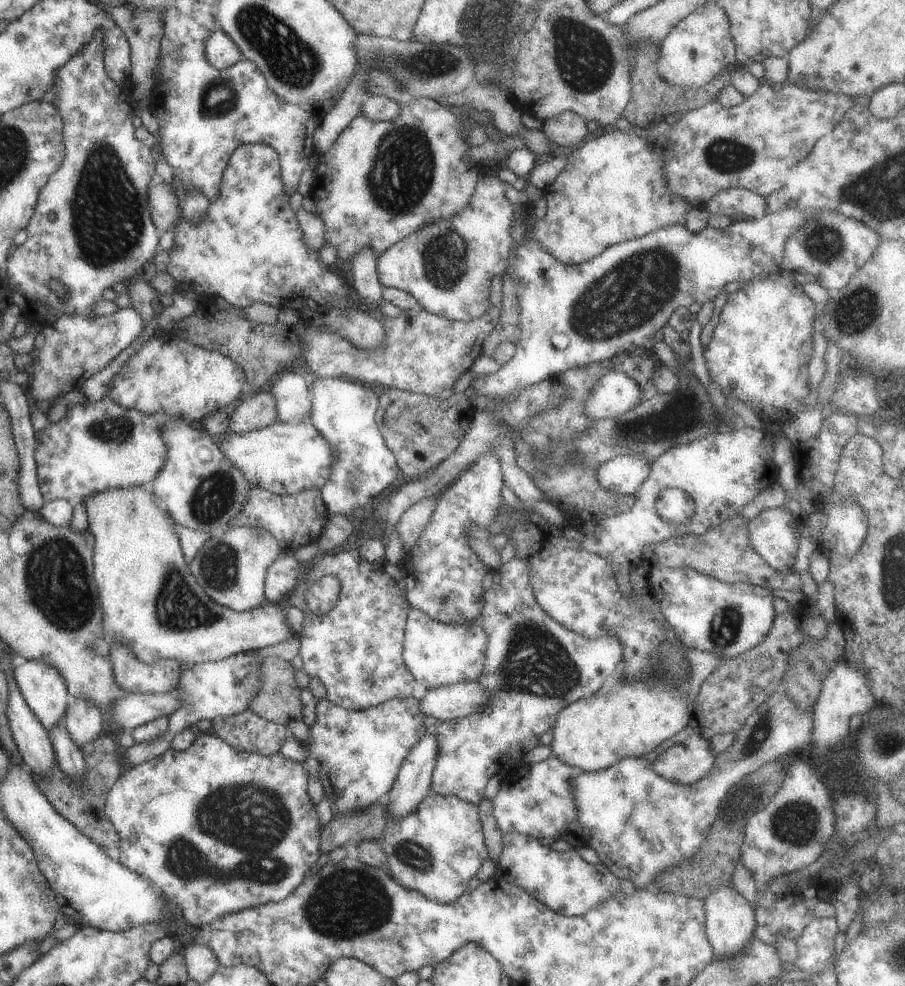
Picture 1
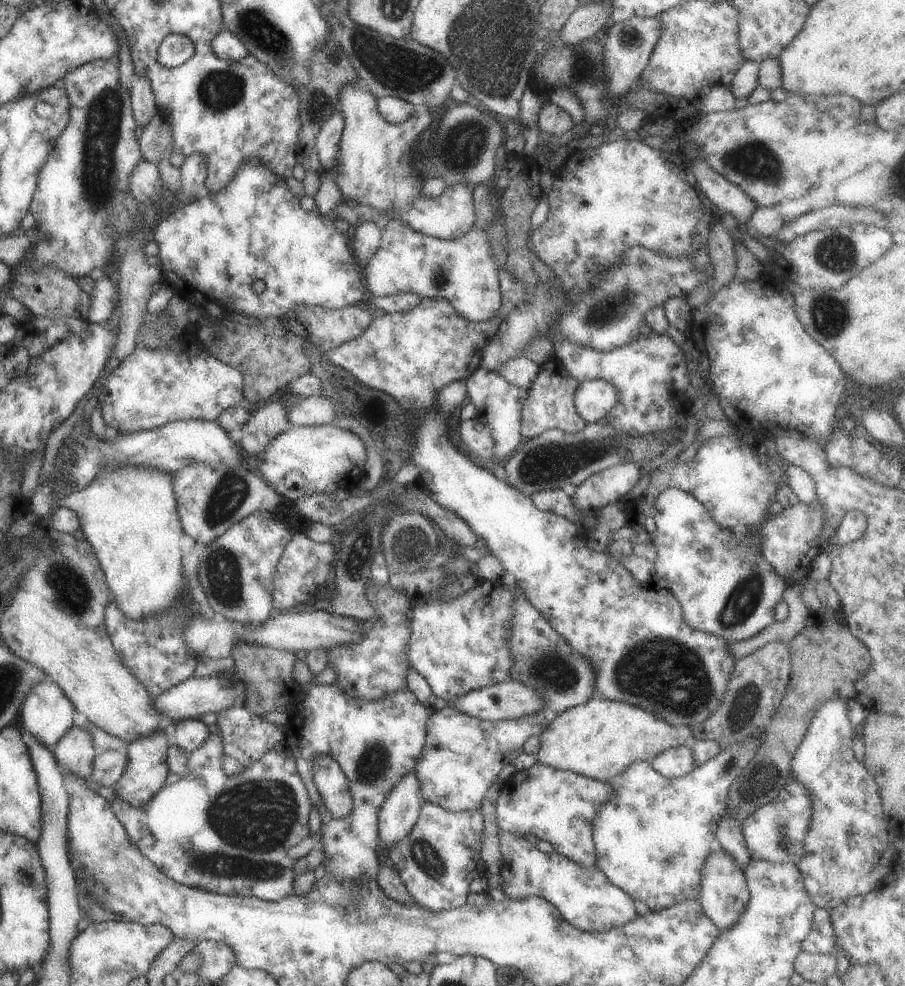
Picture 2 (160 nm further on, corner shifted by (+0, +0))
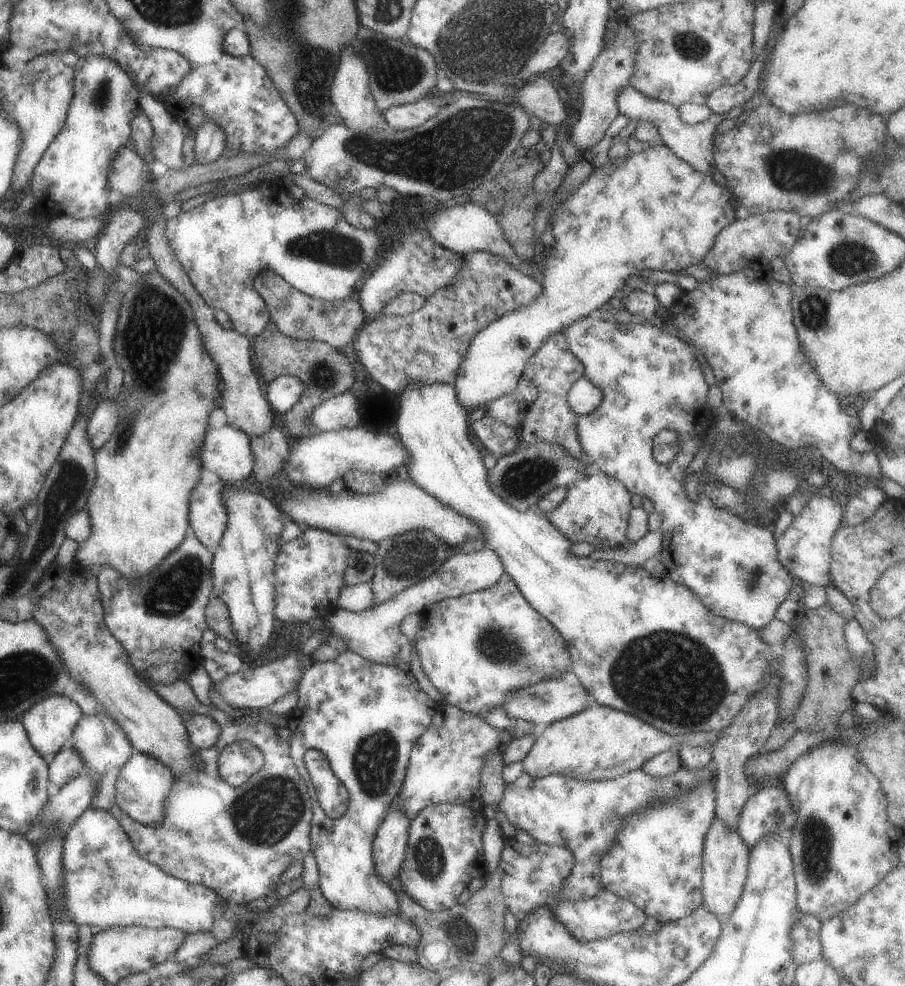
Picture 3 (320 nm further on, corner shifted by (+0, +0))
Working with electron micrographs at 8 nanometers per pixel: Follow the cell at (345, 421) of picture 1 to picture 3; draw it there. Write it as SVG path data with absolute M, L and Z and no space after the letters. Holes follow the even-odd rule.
M276 376L264 385L266 401L277 417L299 400L302 390L303 383L294 376Z

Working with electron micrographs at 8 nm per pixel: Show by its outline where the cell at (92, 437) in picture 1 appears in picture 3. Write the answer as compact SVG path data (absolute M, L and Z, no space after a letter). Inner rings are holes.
M229 424L219 429L208 426L198 450L201 470L214 472L227 485L249 478L254 465L250 438Z

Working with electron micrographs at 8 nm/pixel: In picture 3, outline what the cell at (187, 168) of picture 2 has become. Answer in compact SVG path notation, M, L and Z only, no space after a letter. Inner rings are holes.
M205 119L199 123L198 129L192 134L194 137L194 162L210 163L224 150L224 130L215 122Z

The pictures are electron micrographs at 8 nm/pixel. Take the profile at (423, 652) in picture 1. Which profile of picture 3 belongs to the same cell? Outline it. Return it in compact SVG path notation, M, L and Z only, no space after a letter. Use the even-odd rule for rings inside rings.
M505 572L489 588L428 604L420 612L420 625L413 639L417 662L425 678L439 692L442 703L479 716L489 726L508 731L512 738L531 733L533 724L510 719L500 707L504 696L543 679L570 678L570 658L561 635L531 608Z

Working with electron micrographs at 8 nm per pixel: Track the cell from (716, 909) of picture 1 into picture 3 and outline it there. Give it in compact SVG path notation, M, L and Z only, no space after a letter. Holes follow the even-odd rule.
M713 817L703 837L700 891L702 904L715 915L729 914L736 905L746 879L748 852L748 846L739 838L736 831Z

